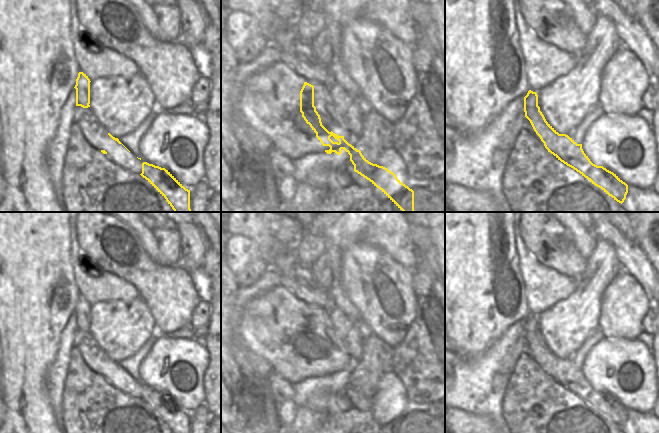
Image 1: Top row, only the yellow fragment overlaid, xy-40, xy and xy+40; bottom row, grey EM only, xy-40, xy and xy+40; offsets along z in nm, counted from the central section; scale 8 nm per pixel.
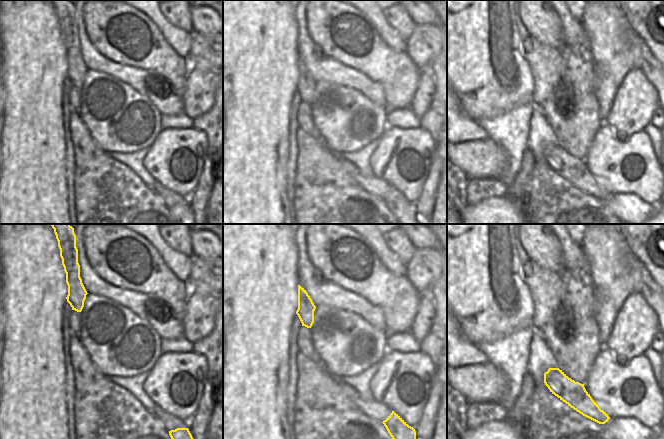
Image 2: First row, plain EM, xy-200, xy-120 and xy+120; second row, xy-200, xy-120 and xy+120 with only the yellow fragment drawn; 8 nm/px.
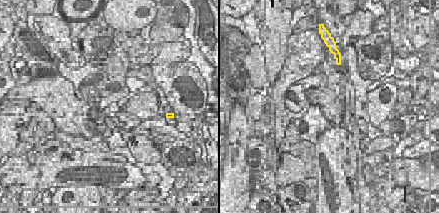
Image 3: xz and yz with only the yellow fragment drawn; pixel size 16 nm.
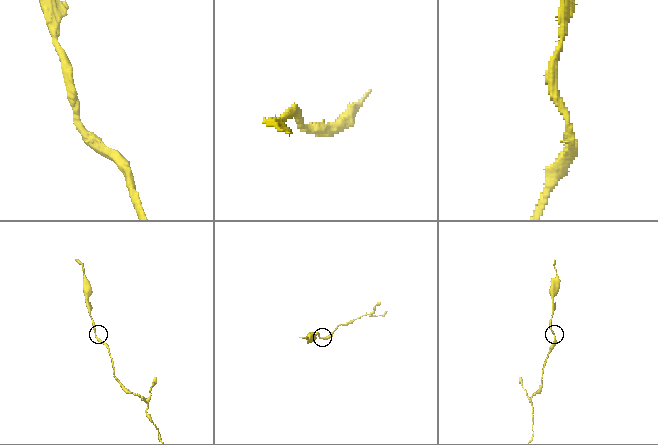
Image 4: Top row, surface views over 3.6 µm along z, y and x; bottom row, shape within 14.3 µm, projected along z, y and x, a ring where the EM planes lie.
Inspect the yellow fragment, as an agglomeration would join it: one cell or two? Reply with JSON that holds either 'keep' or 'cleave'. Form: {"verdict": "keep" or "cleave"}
{"verdict": "keep"}

